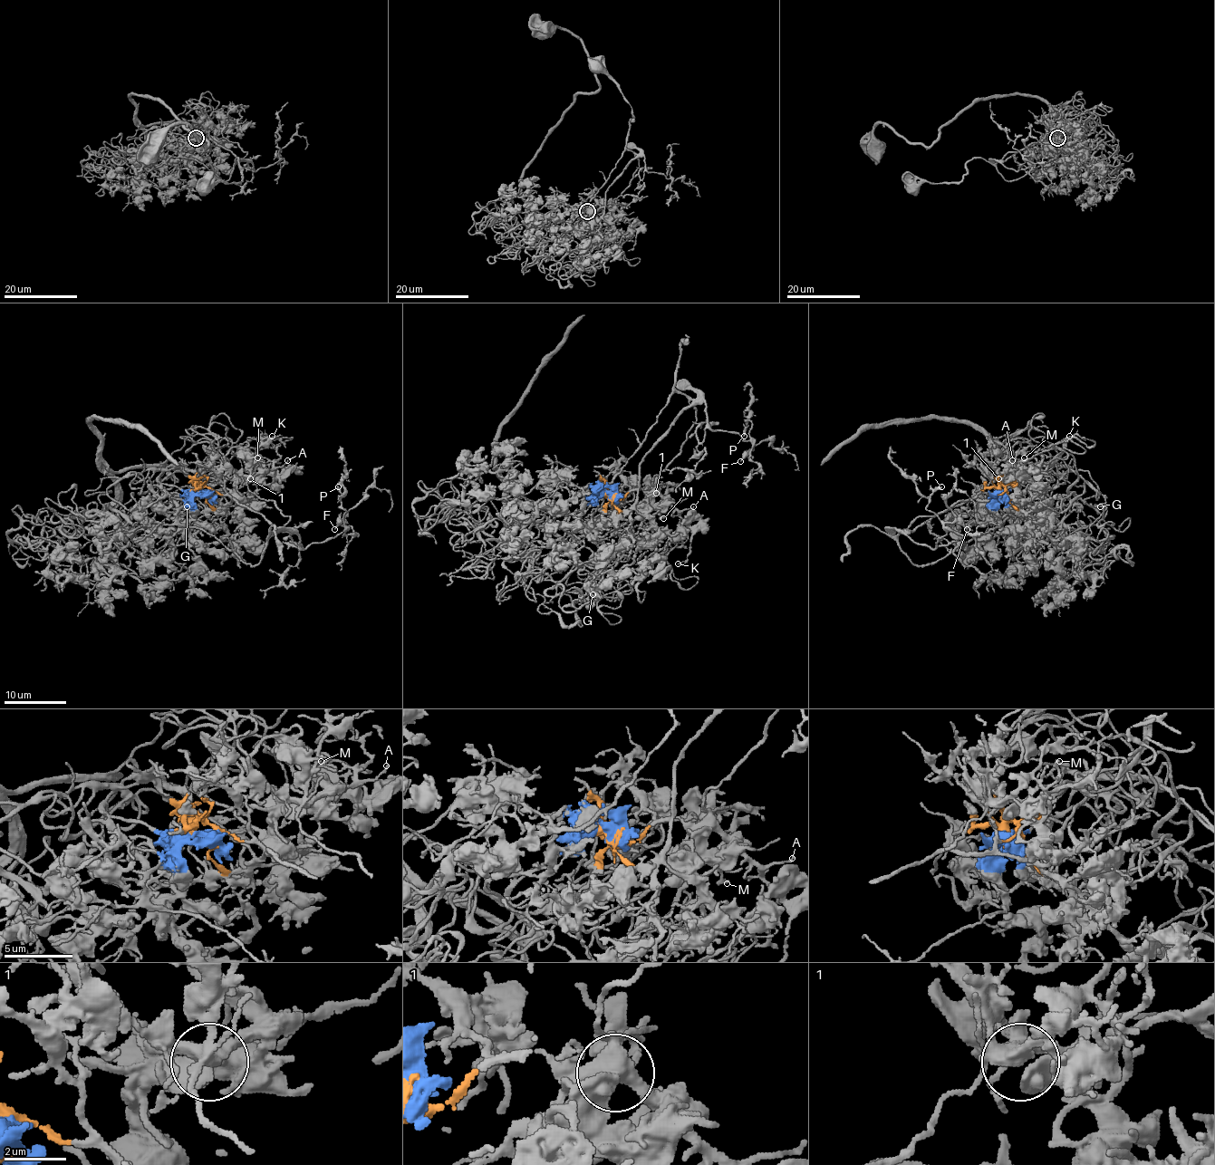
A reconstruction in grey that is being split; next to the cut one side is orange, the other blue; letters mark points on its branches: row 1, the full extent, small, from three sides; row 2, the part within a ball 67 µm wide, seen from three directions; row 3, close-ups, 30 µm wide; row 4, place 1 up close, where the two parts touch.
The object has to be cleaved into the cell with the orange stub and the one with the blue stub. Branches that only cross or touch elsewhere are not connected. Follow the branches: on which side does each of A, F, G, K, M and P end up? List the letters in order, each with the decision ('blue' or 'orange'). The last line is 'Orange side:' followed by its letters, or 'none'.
A: orange
F: orange
G: blue
K: orange
M: orange
P: orange
Orange side: A, F, K, M, P

